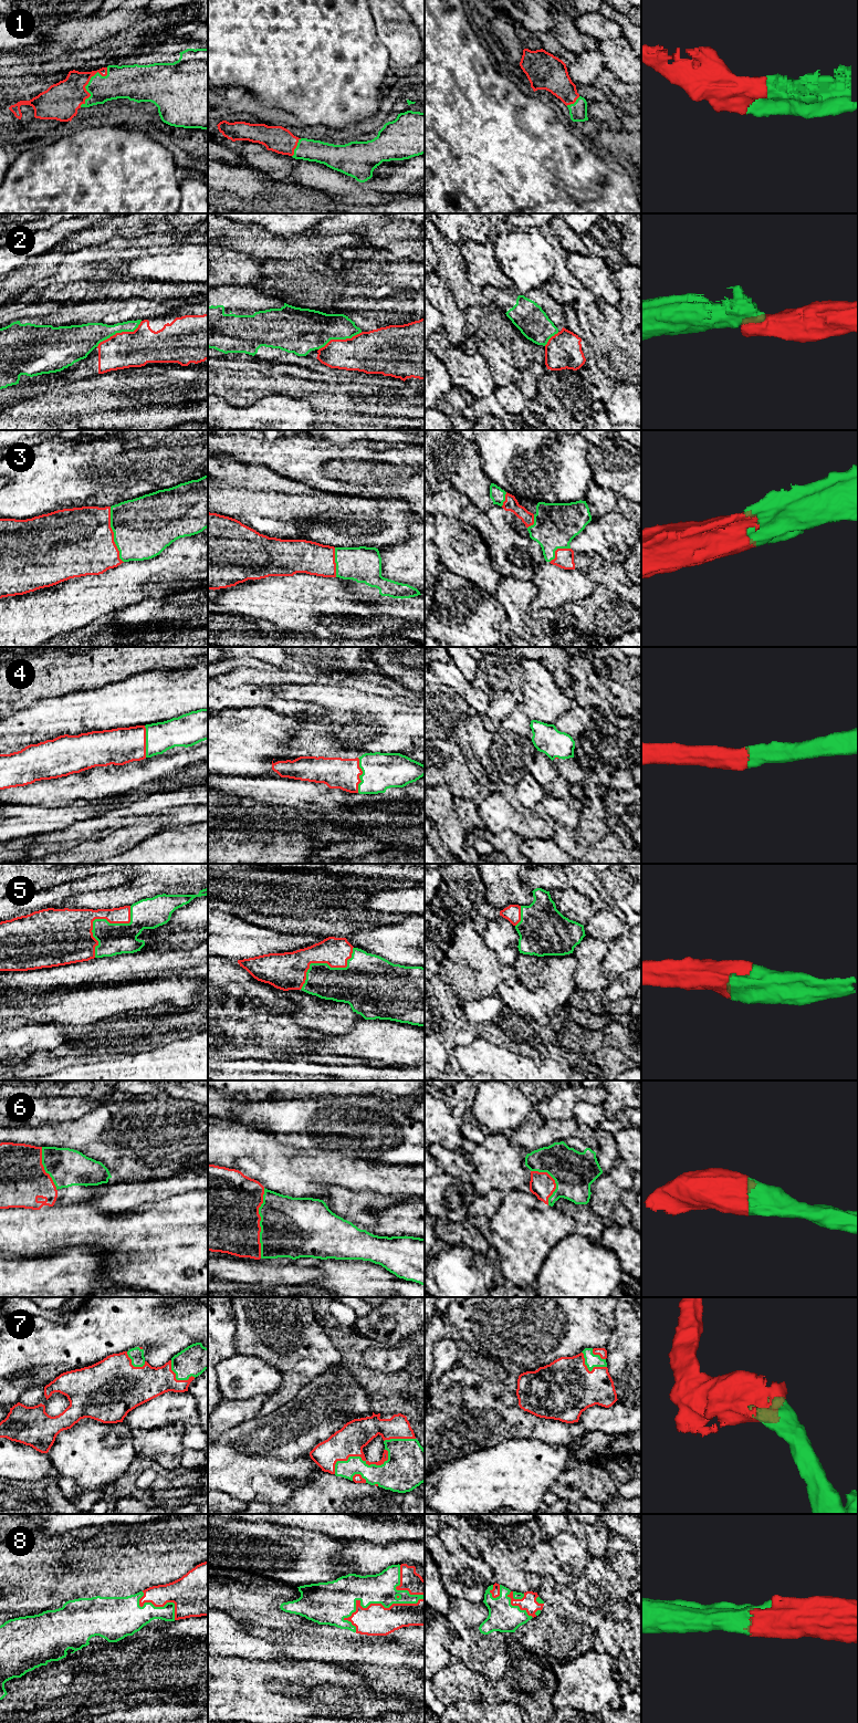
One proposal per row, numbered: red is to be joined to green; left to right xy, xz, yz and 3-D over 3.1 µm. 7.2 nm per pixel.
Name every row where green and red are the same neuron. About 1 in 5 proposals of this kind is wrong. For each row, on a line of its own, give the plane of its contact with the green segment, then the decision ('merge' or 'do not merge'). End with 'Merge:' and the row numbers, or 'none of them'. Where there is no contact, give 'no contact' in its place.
1: xy | merge
2: xy | do not merge
3: xy | merge
4: xz | merge
5: xy | merge
6: xz | merge
7: xz | merge
8: xz | merge
Merge: 1, 3, 4, 5, 6, 7, 8

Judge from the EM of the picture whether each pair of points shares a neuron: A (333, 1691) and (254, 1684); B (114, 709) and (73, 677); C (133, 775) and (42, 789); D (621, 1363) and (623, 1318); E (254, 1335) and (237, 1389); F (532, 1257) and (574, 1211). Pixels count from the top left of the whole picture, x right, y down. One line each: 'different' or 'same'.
A: same
B: different
C: same
D: same
E: different
F: different

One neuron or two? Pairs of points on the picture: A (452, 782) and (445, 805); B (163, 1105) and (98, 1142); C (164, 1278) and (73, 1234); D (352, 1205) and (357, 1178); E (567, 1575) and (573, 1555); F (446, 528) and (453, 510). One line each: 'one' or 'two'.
A: two
B: one
C: one
D: two
E: one
F: two

